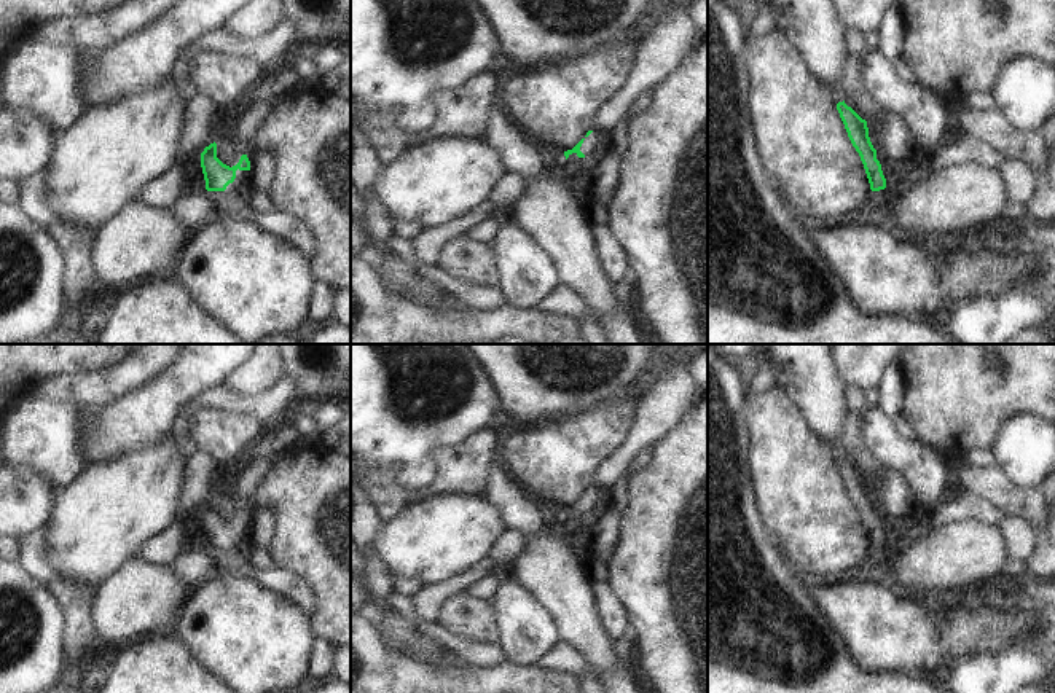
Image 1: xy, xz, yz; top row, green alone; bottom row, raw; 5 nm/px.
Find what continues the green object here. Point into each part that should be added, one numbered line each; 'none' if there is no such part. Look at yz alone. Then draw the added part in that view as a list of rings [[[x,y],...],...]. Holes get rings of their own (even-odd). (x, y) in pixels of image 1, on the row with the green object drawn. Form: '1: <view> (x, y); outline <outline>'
1: yz (877, 199); outline [[[884,190],[872,191],[870,201],[865,207],[865,210],[861,213],[864,220],[867,220],[873,212],[881,209],[884,204]]]

